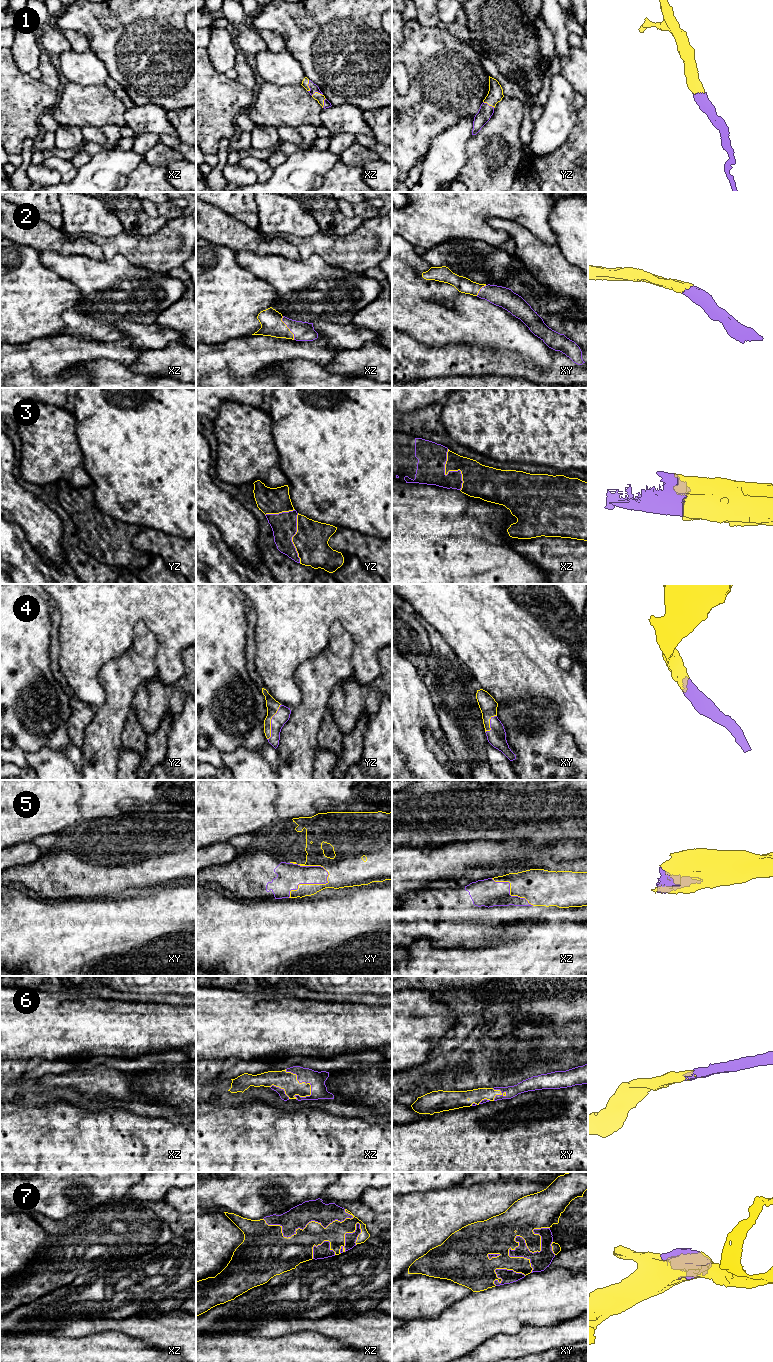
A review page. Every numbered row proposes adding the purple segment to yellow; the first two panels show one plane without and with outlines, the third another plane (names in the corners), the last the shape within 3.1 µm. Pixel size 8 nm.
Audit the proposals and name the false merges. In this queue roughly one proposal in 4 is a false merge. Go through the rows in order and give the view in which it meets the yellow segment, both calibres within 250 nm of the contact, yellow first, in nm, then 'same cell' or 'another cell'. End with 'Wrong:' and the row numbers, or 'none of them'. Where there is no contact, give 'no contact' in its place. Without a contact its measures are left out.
1: xz | 60/70 nm | same cell
2: xz | 180/160 nm | same cell
3: xz | 280/240 nm | same cell
4: yz | 100/110 nm | same cell
5: xy | 180/200 nm | same cell
6: xz | 150/130 nm | same cell
7: xy | 180/150 nm | same cell
Wrong: none of them

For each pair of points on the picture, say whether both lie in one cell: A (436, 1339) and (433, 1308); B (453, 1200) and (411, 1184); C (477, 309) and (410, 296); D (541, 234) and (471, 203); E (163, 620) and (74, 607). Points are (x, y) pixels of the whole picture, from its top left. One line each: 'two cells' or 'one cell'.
A: two cells
B: two cells
C: one cell
D: one cell
E: one cell

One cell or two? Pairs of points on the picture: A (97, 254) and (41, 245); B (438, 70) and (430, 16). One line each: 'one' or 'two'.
A: one
B: two

